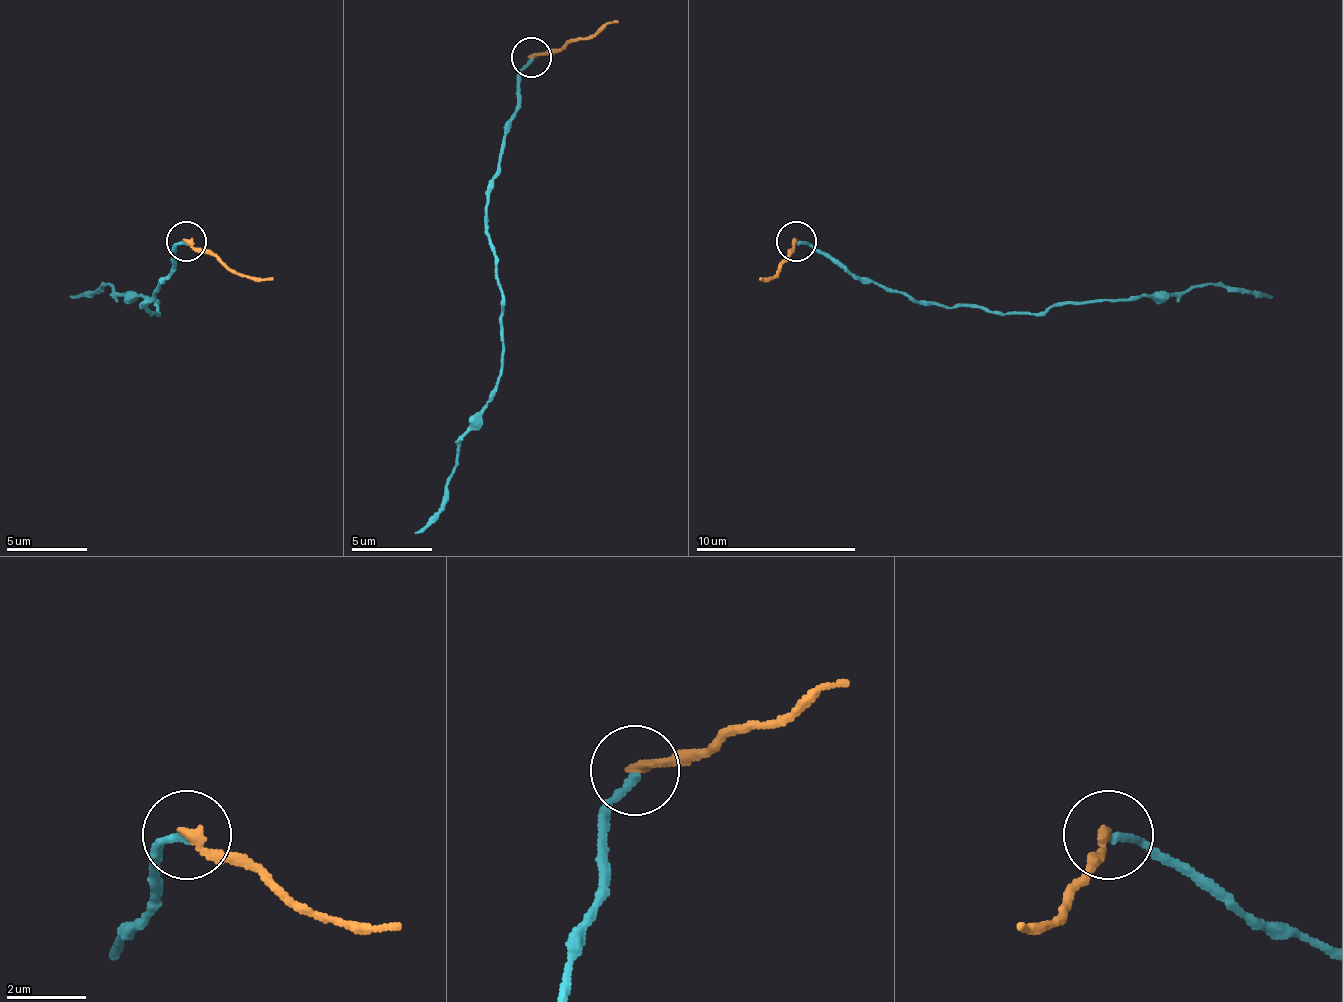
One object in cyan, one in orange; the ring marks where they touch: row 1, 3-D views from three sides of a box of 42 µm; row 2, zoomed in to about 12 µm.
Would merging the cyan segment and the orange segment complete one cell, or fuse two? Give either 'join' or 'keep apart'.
keep apart

